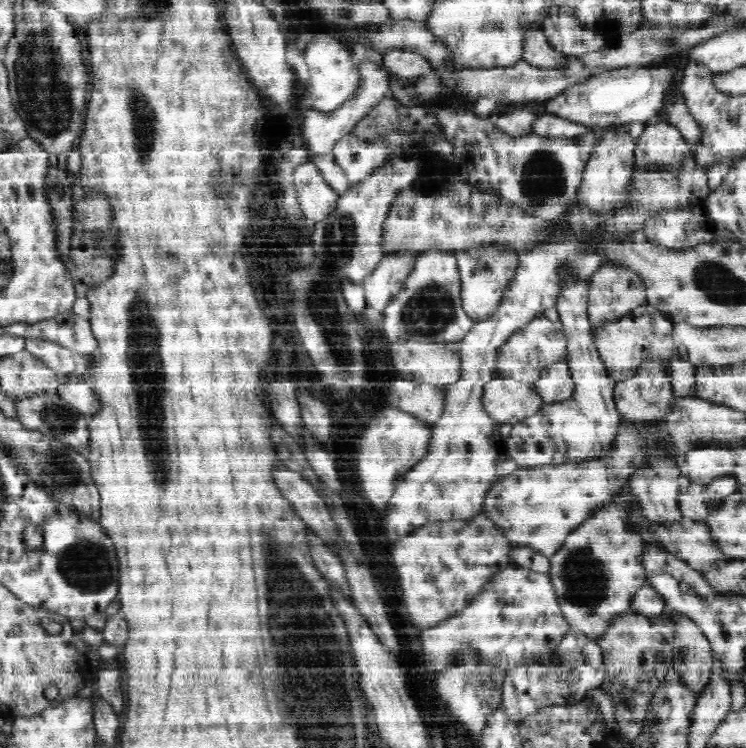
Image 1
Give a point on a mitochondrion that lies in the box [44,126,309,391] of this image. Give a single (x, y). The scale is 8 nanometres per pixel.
(93, 235)

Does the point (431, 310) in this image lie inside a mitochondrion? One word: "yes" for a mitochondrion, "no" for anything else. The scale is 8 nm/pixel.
yes

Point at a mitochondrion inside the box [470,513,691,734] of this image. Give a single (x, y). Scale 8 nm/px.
(585, 582)

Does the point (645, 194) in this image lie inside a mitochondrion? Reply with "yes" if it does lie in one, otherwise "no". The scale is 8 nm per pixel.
yes

